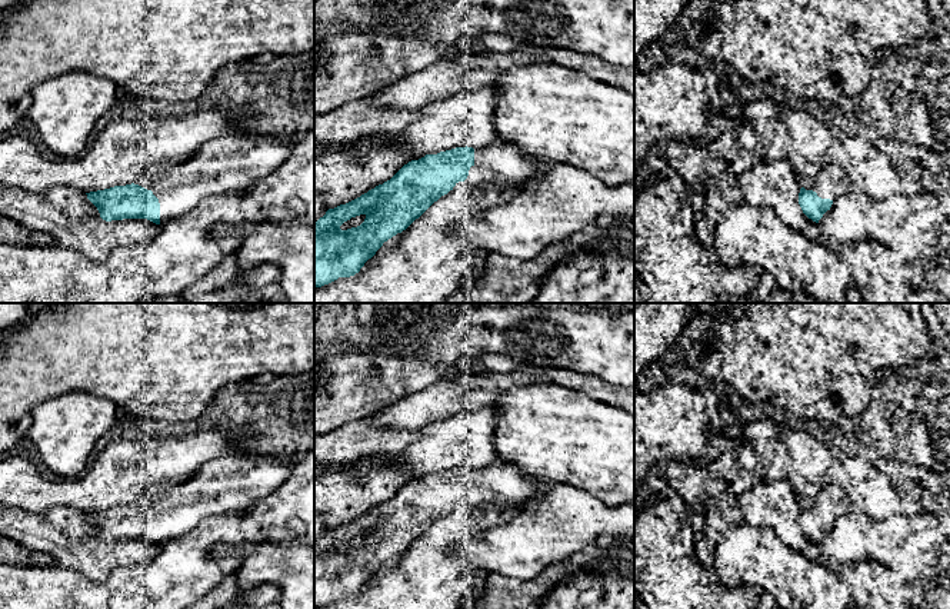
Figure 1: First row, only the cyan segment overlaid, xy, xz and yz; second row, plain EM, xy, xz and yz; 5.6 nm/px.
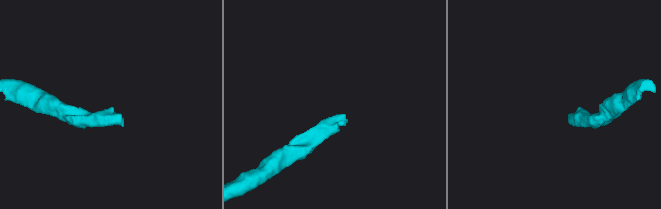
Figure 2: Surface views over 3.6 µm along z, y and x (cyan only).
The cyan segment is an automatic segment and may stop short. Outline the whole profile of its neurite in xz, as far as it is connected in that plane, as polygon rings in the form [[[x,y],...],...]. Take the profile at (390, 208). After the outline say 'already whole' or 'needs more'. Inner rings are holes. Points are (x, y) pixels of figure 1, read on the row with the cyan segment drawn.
[[[501,142],[487,147],[456,147],[409,162],[390,180],[346,204],[329,209],[314,223],[314,287],[359,273],[384,242],[406,230],[434,202],[453,190],[459,182],[491,190],[524,183],[533,176],[533,162],[517,146]],[[360,214],[366,216],[360,226],[340,229],[344,222]]]; needs more

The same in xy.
[[[240,130],[210,139],[191,159],[173,170],[143,174],[131,184],[86,194],[106,222],[147,219],[156,224],[163,224],[191,212],[209,196],[253,187],[259,179],[277,170],[290,156],[290,152],[291,144],[281,144],[273,134]]]; needs more

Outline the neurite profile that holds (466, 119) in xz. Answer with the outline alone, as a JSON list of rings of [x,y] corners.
[[[493,86],[460,91],[423,104],[421,119],[390,139],[396,144],[356,156],[336,152],[314,156],[314,193],[329,209],[346,204],[390,180],[404,164],[456,147],[487,147],[497,140],[493,116],[500,91]]]

